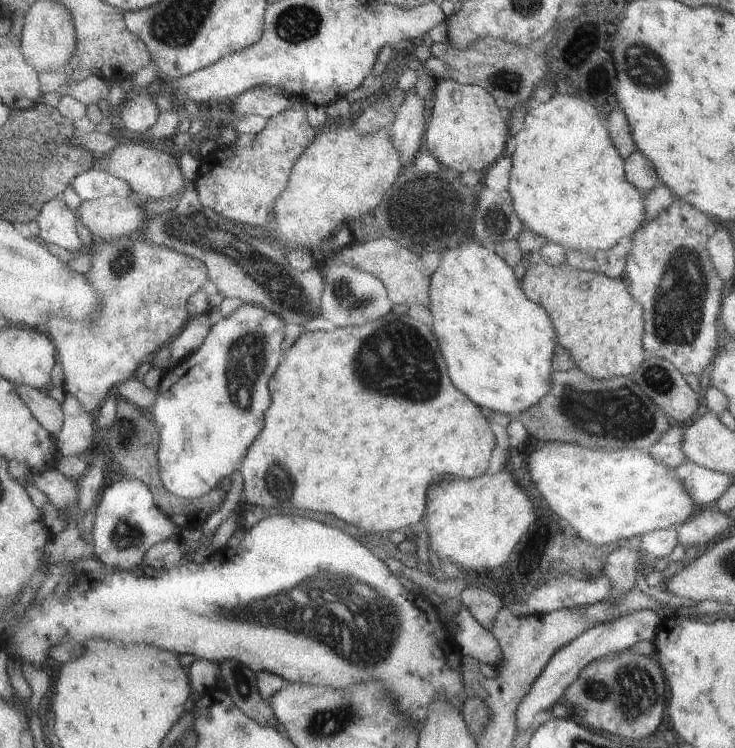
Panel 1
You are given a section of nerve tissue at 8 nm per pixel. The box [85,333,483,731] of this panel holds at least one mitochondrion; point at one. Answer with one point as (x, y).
(321, 609)

